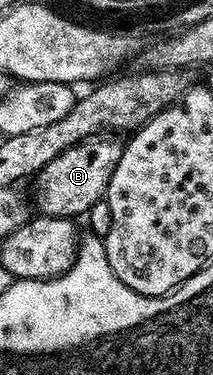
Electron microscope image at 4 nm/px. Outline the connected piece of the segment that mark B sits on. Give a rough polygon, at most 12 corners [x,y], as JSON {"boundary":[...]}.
{"boundary":[[97,135],[34,178],[45,217],[83,218],[105,200],[123,144]]}

